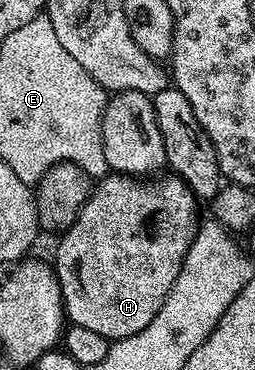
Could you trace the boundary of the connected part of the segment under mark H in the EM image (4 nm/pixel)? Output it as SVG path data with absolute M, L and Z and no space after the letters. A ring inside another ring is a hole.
M118 173L100 178L77 221L58 236L59 248L55 251L53 266L61 285L63 310L74 326L89 329L105 341L133 337L133 333L141 333L141 329L157 317L157 309L165 305L165 297L169 297L169 289L173 289L173 281L177 281L177 273L181 273L185 253L189 253L189 245L193 245L193 237L201 222L200 200L185 181L170 178L148 181Z

